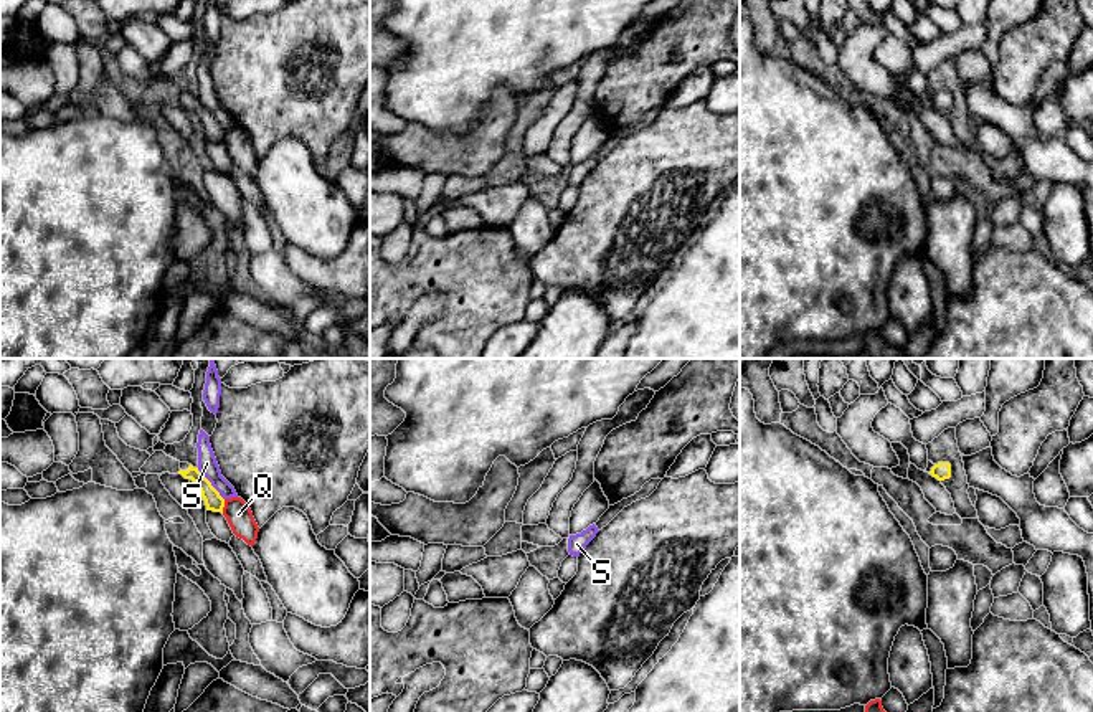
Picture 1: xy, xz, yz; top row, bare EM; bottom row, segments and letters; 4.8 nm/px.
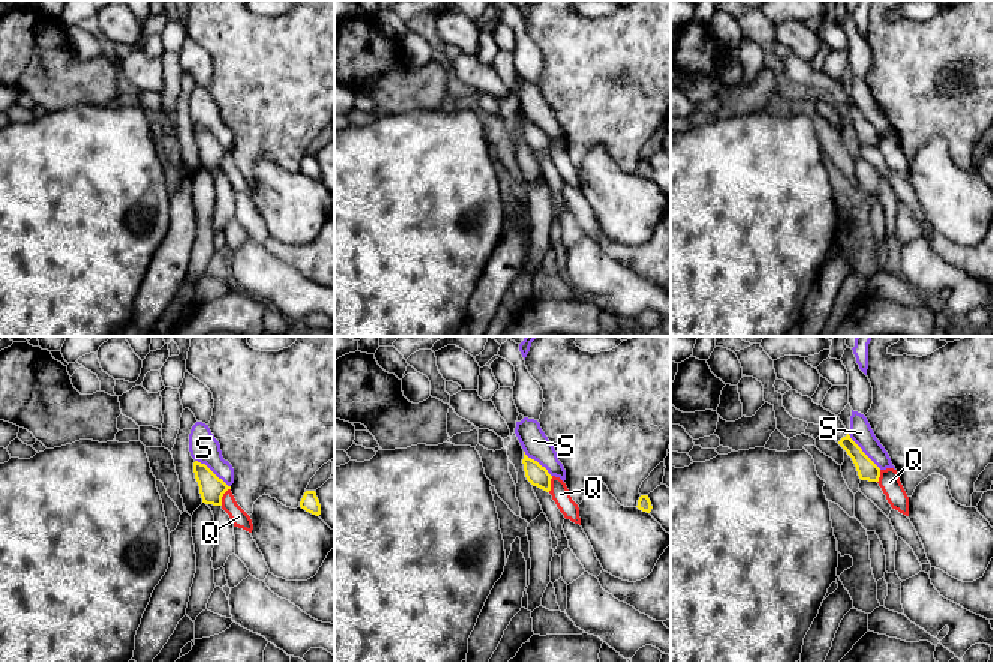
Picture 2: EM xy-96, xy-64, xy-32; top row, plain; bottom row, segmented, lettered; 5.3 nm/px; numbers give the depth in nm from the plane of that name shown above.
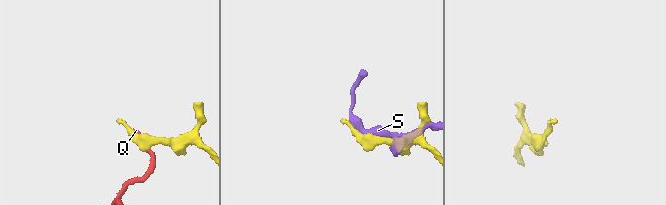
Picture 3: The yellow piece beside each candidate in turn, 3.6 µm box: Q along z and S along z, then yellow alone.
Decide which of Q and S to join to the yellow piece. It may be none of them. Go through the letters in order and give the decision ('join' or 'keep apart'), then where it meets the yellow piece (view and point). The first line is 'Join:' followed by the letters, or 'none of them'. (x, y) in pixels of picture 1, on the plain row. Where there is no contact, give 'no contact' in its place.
Join: none of them
Q: keep apart; meets yellow in xy at (223, 136)
S: keep apart; meets yellow in xy at (210, 114)

